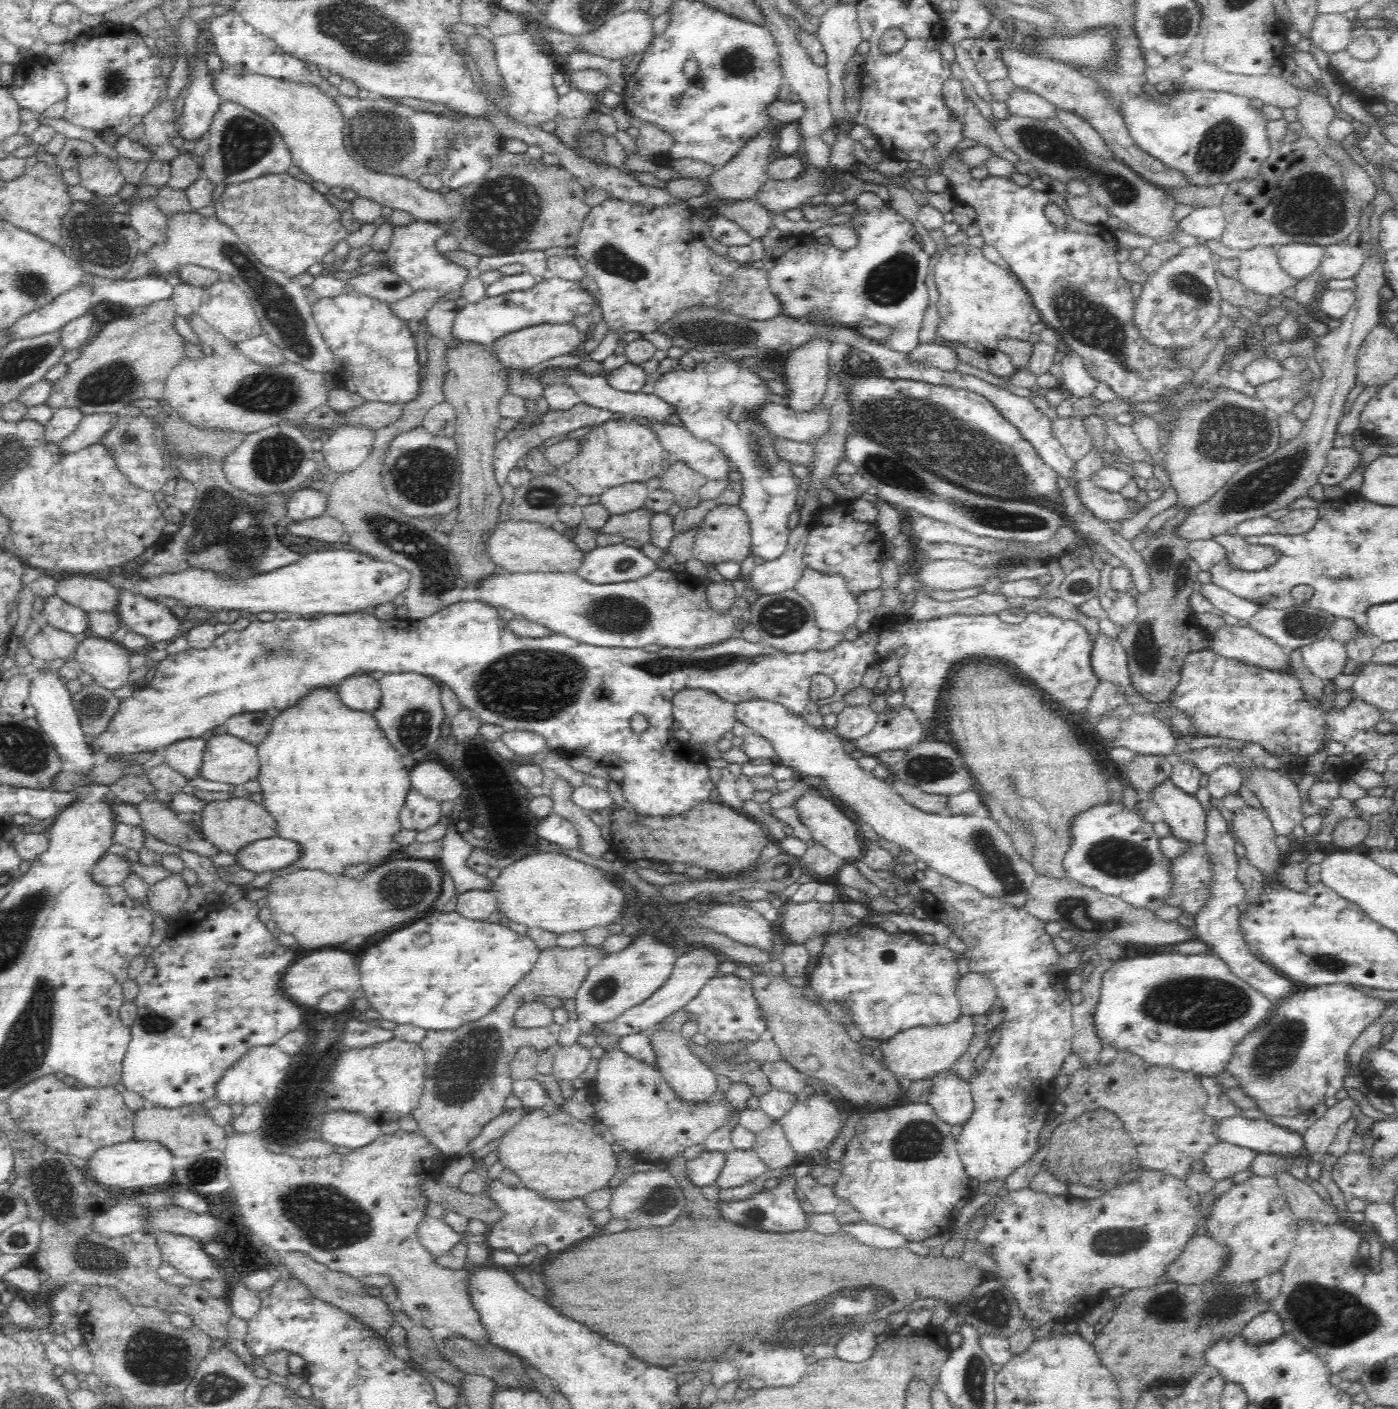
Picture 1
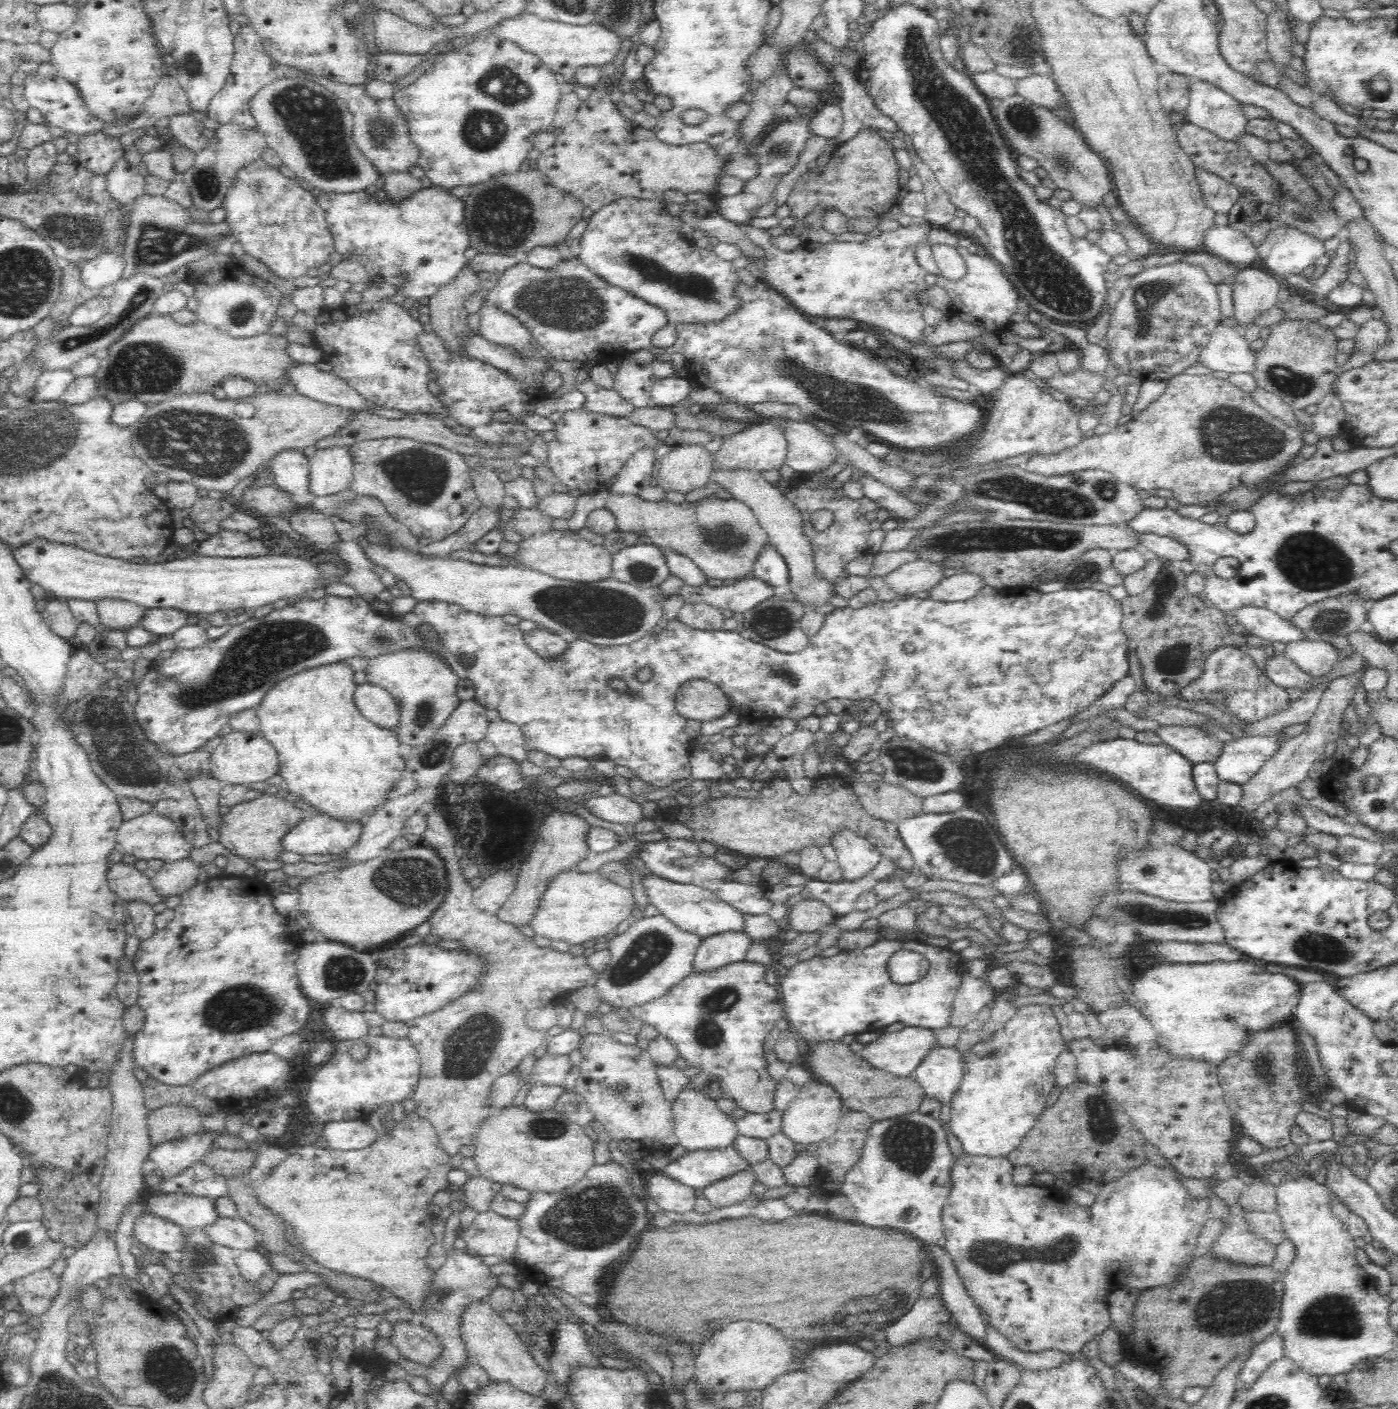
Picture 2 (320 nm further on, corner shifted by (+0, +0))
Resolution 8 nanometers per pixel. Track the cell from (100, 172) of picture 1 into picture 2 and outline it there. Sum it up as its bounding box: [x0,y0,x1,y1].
[76,130,124,174]

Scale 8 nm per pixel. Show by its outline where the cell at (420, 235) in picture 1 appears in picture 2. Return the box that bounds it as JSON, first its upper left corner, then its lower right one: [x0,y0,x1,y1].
[315,185,471,303]

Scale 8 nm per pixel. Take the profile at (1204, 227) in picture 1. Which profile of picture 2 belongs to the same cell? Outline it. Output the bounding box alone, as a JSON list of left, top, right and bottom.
[1205,225,1259,270]

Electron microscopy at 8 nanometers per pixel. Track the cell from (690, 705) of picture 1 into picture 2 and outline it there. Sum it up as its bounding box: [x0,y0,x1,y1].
[674,678,731,720]

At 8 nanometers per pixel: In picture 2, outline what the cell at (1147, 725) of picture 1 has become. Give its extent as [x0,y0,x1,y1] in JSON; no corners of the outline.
[1157,726,1225,765]

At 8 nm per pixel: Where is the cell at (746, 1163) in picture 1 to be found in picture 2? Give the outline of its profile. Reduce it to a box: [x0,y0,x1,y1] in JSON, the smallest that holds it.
[702,1169,755,1209]

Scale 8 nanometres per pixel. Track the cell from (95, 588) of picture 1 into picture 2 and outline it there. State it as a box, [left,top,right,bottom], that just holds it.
[97,599,147,631]

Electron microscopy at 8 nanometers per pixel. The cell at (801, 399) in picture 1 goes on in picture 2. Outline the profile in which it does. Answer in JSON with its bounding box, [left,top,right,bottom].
[712,425,787,473]

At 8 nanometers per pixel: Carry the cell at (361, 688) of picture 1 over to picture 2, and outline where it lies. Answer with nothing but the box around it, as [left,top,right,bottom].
[354,681,400,732]

